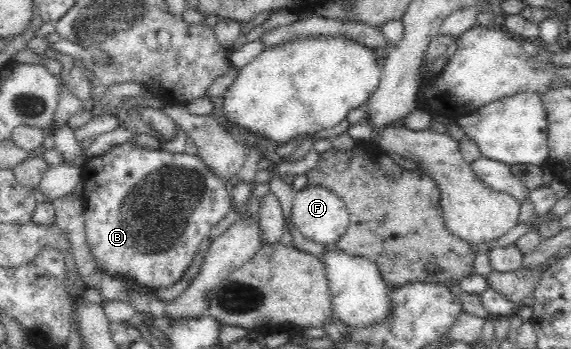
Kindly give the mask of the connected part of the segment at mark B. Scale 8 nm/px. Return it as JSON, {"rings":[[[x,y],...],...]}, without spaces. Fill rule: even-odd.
{"rings":[[[130,140],[116,144],[100,155],[86,157],[80,170],[86,246],[92,260],[104,274],[132,280],[152,290],[179,281],[200,249],[200,243],[231,211],[227,181],[221,181],[212,173],[198,155],[144,149]]]}

